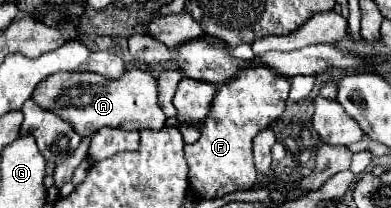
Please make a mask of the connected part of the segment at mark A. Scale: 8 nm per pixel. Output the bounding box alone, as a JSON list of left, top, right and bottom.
[31,69,167,137]

